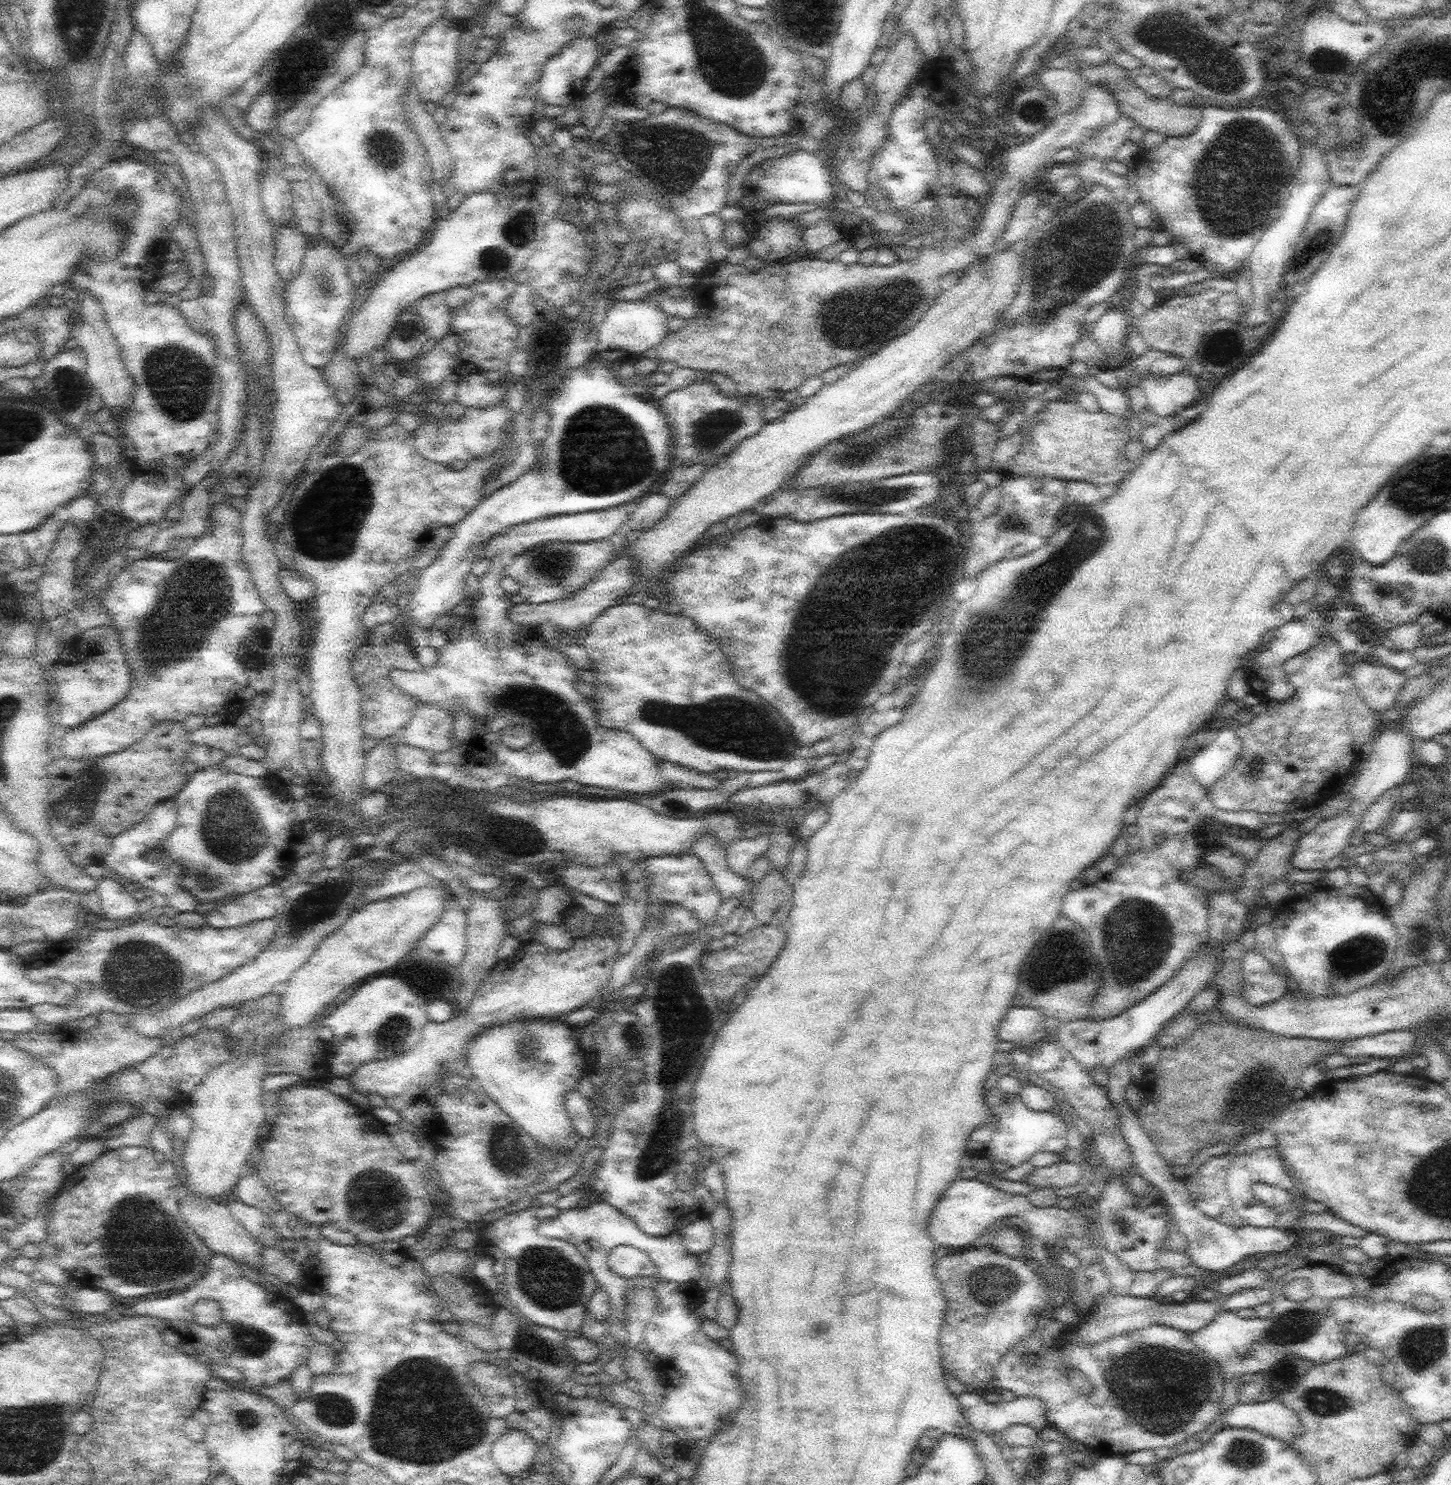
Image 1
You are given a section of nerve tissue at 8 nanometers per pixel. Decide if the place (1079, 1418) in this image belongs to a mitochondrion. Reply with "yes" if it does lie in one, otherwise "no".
no

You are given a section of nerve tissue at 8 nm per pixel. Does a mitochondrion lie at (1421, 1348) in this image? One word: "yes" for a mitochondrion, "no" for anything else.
yes

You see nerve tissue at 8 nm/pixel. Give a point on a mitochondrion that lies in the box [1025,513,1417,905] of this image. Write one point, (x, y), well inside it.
(1254, 766)

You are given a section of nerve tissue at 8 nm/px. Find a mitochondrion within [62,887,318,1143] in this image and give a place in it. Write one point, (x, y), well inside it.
(139, 973)

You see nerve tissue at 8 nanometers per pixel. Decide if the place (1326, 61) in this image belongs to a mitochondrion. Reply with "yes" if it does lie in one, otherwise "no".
yes

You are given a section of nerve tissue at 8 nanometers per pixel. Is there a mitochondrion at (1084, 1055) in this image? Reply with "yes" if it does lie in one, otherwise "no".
no

